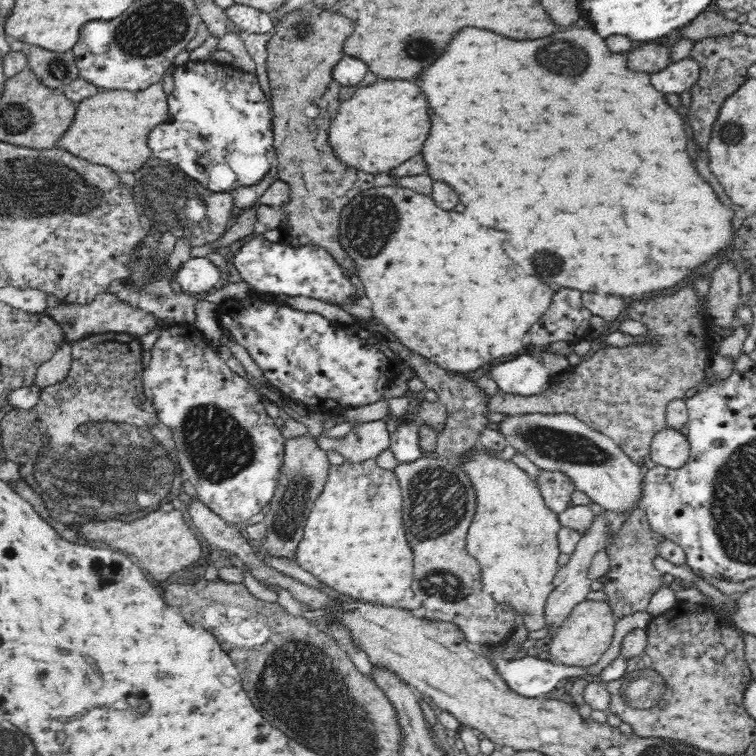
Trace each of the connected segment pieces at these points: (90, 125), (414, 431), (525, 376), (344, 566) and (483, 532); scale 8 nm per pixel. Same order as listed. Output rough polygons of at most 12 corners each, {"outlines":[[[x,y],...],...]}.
{"outlines":[[[162,83],[77,103],[58,148],[121,175],[151,157]],[[406,420],[391,434],[398,463],[423,456],[419,425]],[[532,356],[491,368],[499,390],[536,395],[549,387],[551,370]],[[330,466],[296,562],[411,611],[395,471]],[[499,452],[463,457],[482,590],[545,627],[558,515]]]}

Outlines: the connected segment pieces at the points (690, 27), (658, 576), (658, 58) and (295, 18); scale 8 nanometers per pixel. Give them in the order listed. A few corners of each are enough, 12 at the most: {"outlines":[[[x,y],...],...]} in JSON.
{"outlines":[[[704,11],[678,28],[682,38],[707,41],[738,31],[737,21]],[[636,507],[605,548],[616,618],[646,614],[665,573],[664,535]],[[648,42],[629,50],[628,64],[660,72],[670,62],[670,47]],[[316,2],[268,39],[280,242],[340,246],[341,210],[375,175],[328,143],[333,68],[354,20]]]}

